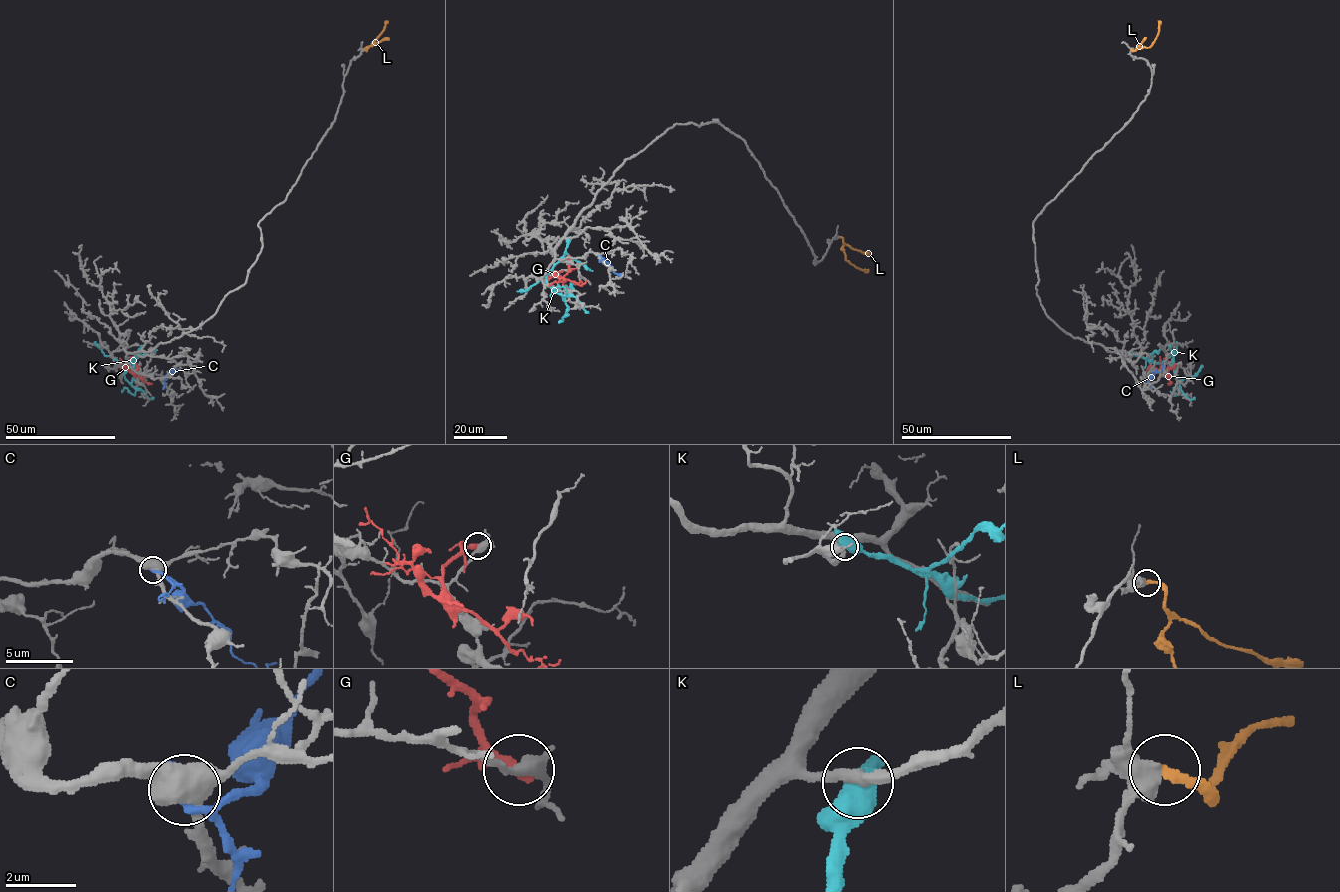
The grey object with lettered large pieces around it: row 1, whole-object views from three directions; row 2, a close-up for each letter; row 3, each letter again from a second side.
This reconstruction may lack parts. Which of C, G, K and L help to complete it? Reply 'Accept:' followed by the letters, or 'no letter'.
Accept: L

